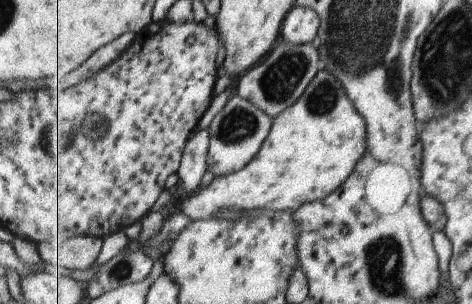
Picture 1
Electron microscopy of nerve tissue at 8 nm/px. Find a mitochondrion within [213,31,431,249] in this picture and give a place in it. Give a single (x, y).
(281, 77)

